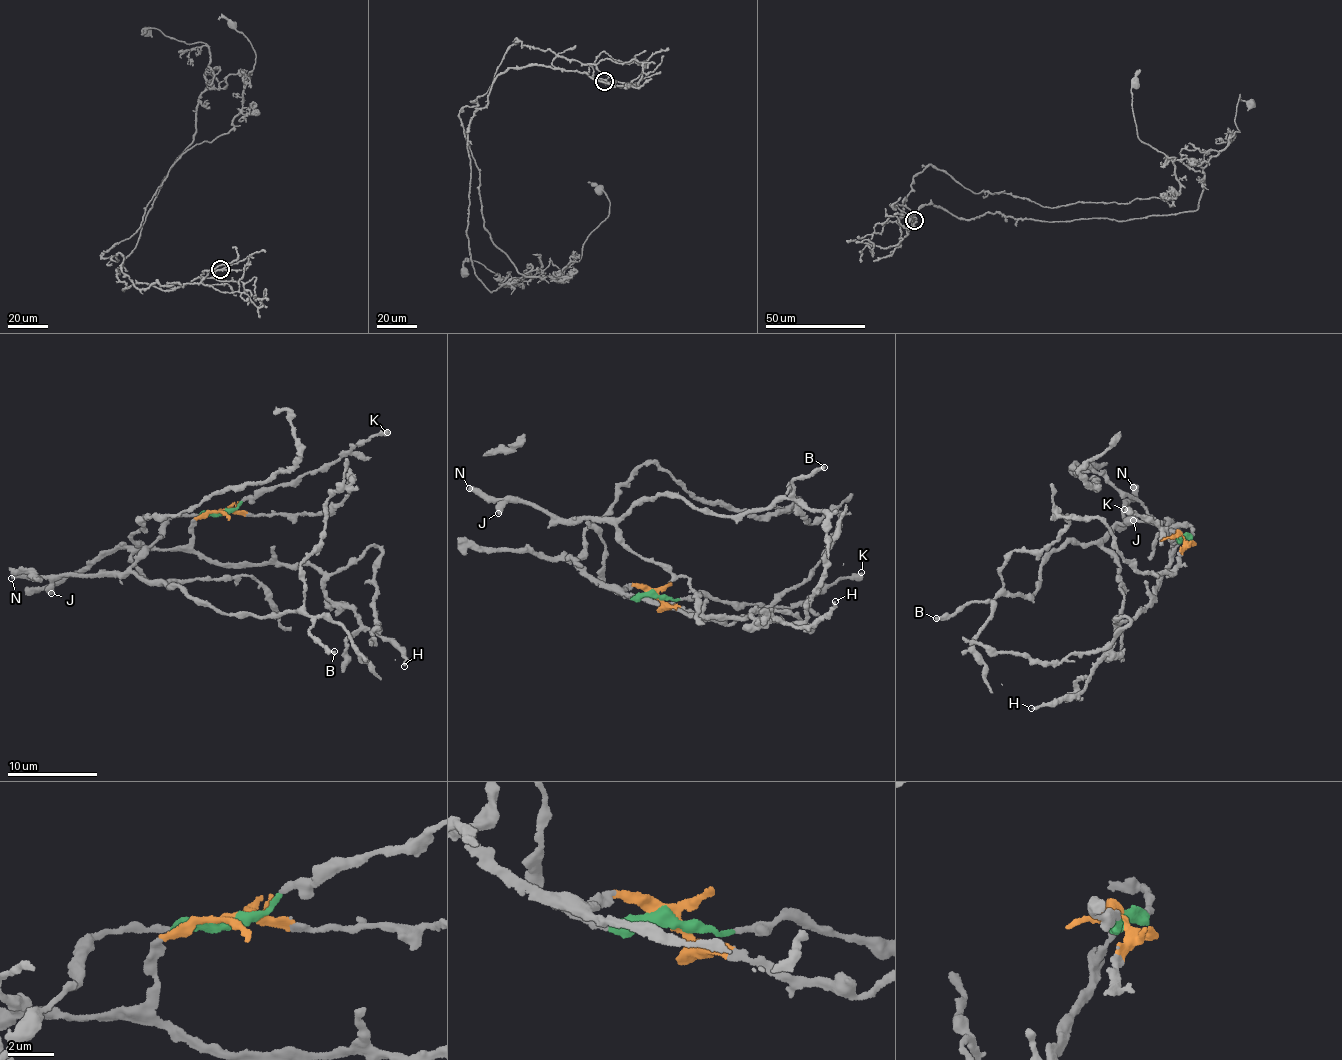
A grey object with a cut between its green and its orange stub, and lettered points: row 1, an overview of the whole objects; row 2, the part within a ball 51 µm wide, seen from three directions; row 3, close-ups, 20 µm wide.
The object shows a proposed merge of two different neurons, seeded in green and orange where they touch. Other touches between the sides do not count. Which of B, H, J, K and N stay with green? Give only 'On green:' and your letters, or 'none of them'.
On green: B, J, K, N

